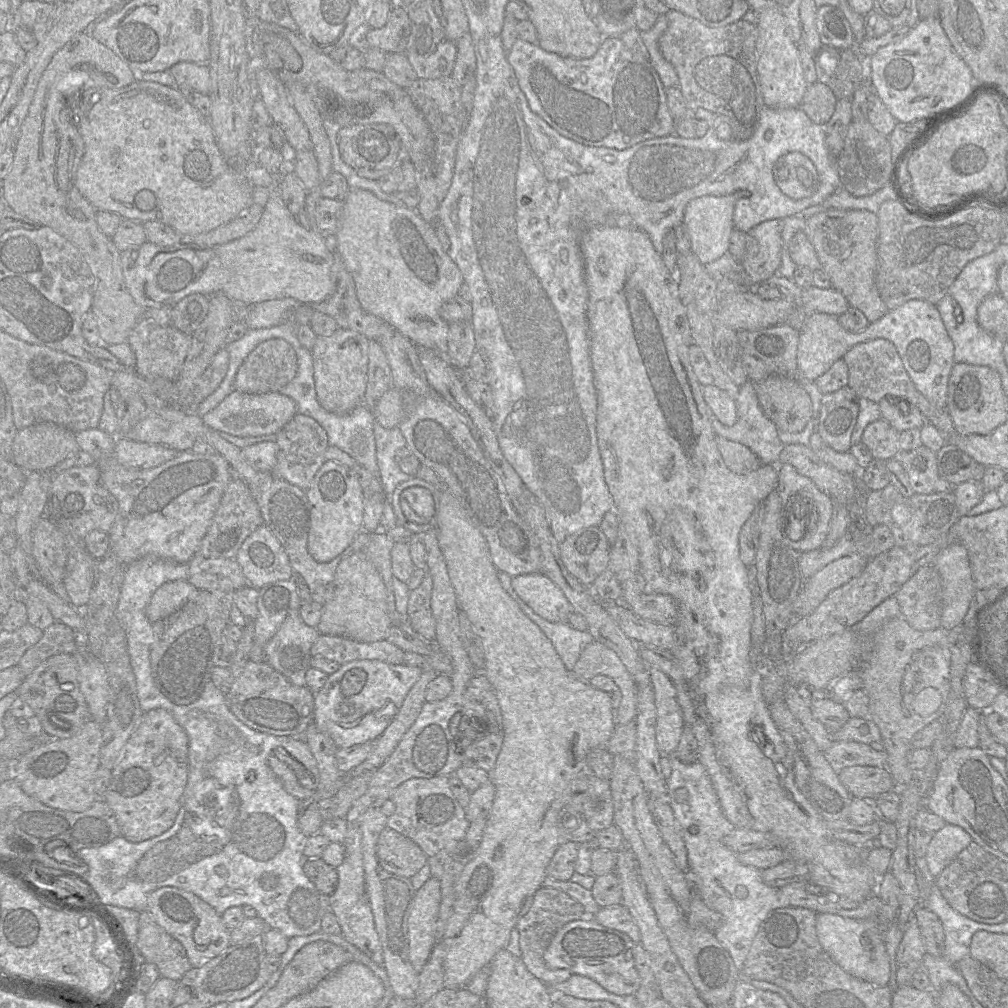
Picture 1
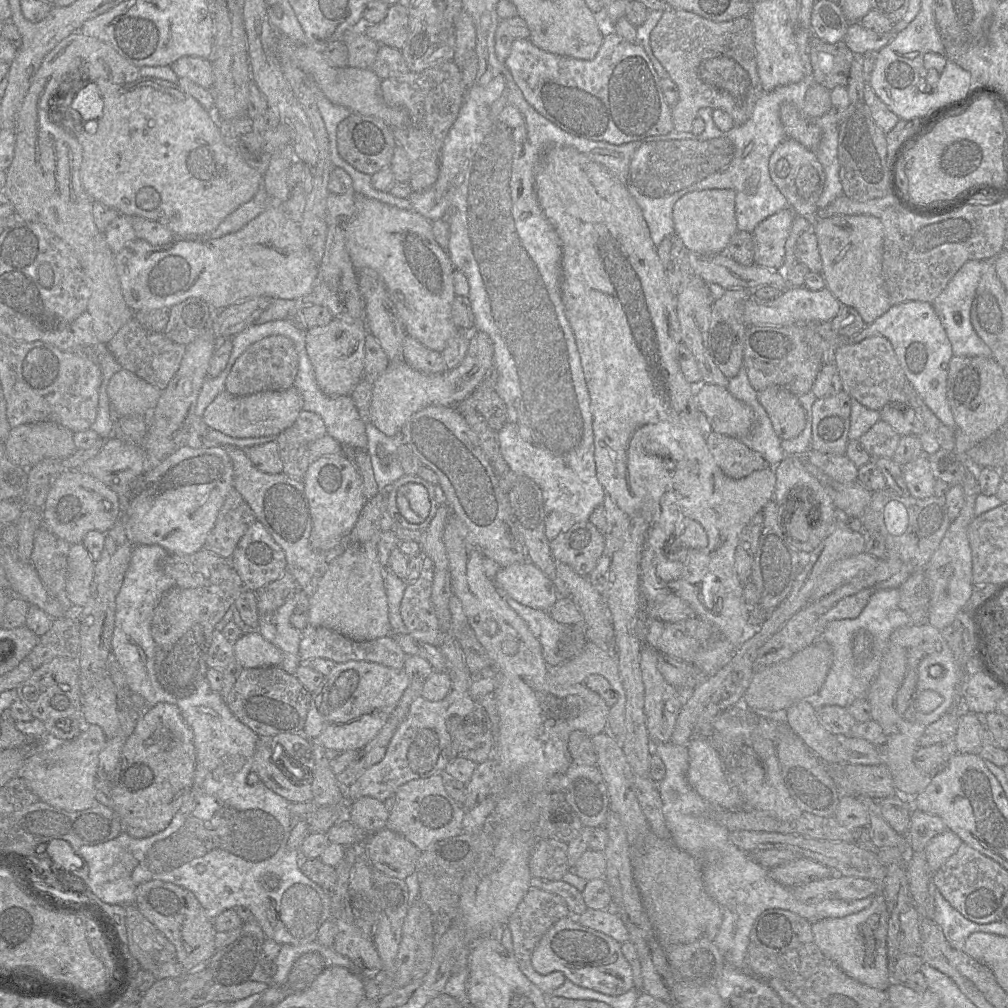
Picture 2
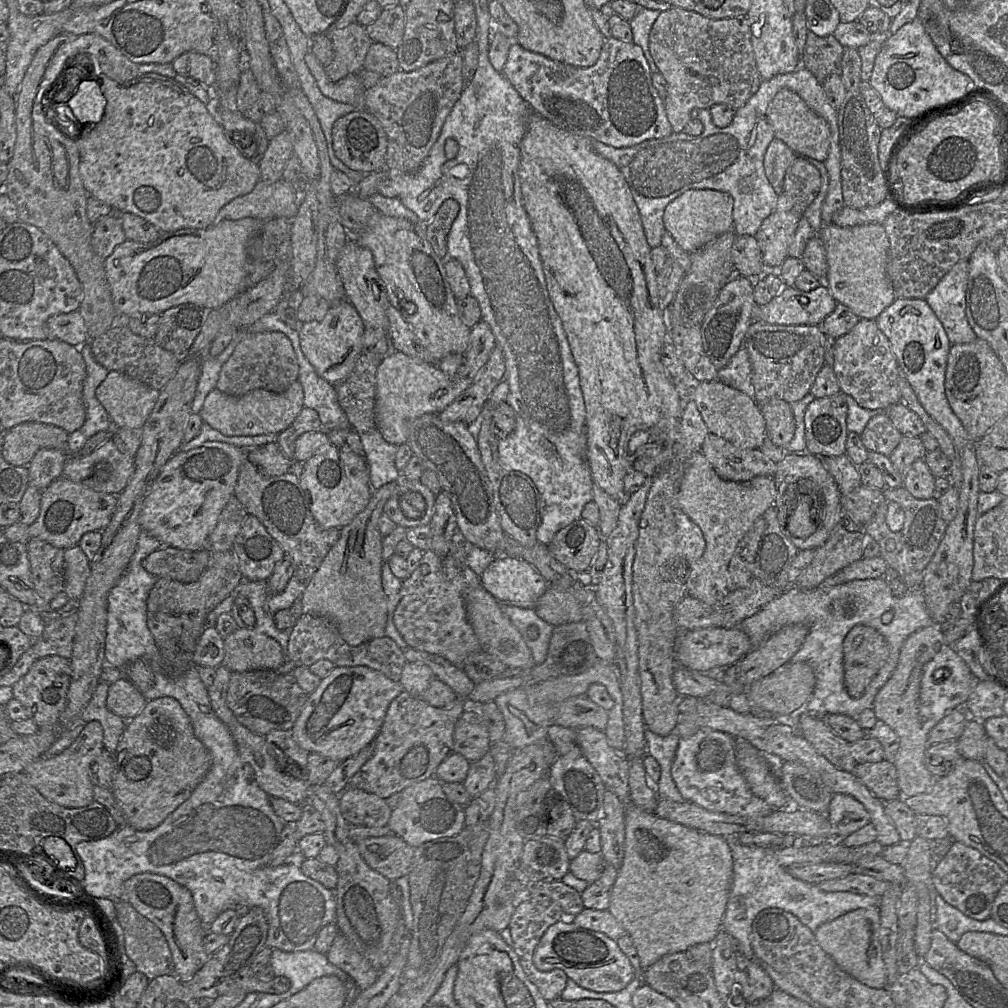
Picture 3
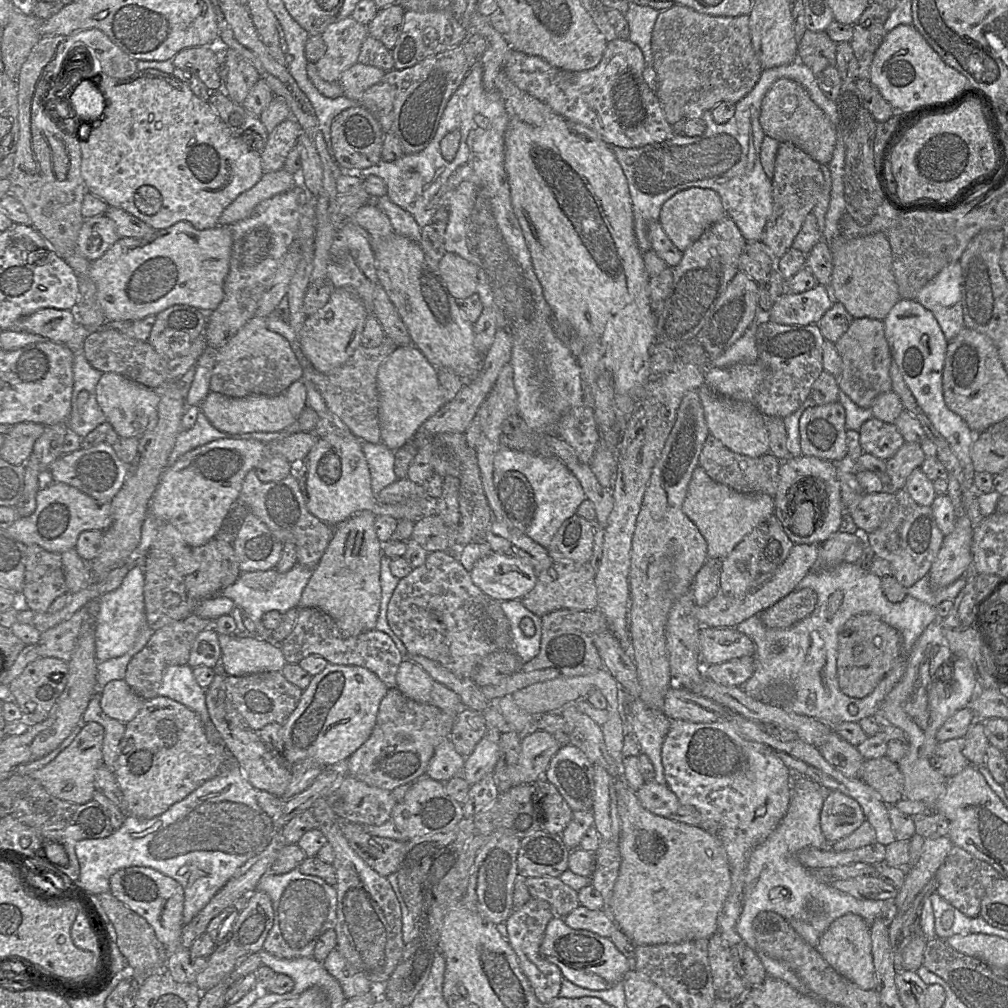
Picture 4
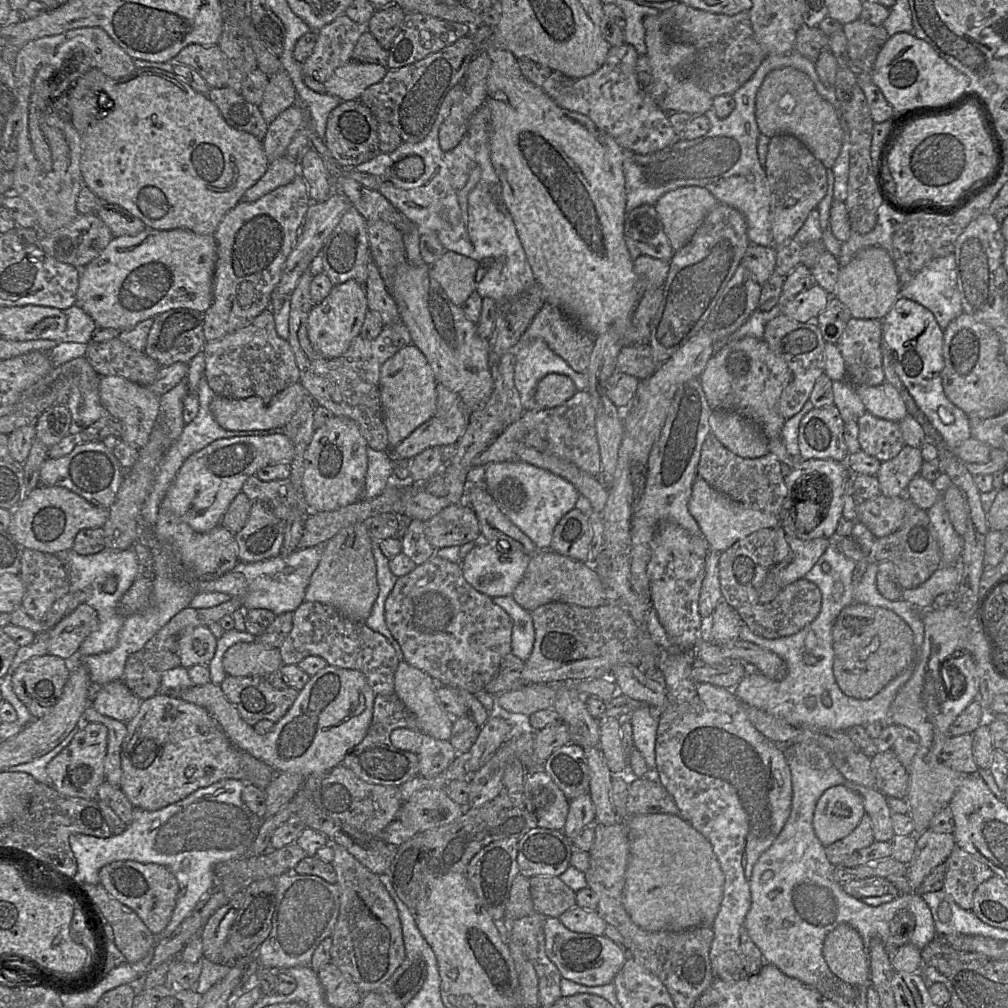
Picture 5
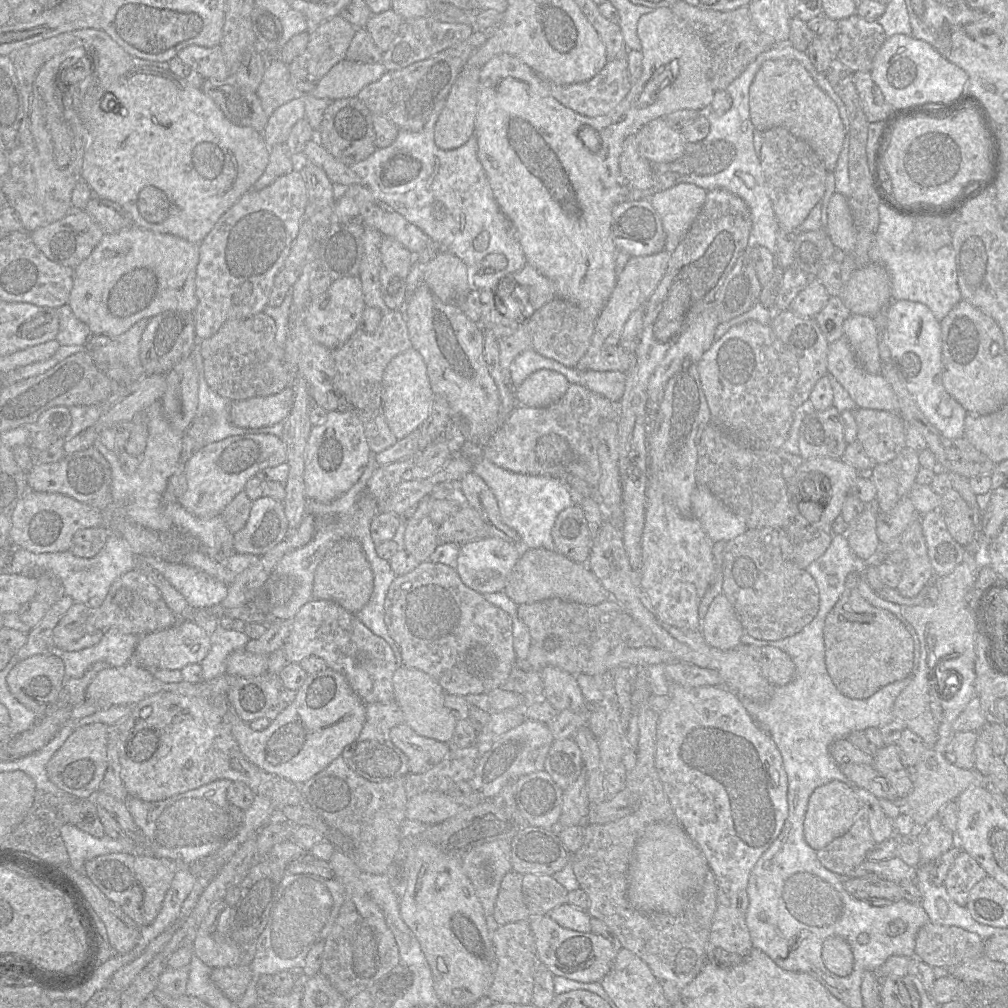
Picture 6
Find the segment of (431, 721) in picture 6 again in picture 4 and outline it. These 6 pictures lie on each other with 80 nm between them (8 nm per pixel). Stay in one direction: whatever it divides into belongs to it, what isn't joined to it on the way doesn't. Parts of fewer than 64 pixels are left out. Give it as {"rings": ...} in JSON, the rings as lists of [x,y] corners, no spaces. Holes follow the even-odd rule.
{"rings":[[[403,660],[396,674],[396,686],[404,696],[418,703],[429,704],[434,681],[417,663]]]}

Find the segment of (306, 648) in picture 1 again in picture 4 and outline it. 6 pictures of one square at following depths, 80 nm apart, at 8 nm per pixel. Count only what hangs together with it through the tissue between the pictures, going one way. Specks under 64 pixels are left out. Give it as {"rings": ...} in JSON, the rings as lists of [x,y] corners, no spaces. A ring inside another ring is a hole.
{"rings":[[[296,563],[291,570],[286,573],[277,572],[276,568],[266,571],[255,571],[241,573],[238,580],[216,595],[231,599],[235,607],[245,612],[255,624],[253,637],[269,642],[270,644],[280,644],[272,639],[270,630],[266,629],[262,623],[262,617],[269,611],[277,611],[282,615],[291,608],[297,607],[315,568],[308,568]]]}

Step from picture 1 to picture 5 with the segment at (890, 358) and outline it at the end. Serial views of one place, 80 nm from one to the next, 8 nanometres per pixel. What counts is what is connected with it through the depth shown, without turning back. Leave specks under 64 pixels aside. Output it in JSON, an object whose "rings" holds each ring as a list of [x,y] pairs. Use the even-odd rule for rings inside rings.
{"rings":[[[851,318],[836,343],[844,360],[847,380],[853,387],[877,386],[886,381],[883,370],[882,320]]]}

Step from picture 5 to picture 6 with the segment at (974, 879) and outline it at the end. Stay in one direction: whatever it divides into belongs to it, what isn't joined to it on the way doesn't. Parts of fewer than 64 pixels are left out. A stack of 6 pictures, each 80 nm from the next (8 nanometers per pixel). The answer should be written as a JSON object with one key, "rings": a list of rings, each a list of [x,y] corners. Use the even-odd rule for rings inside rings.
{"rings":[[[961,851],[944,881],[949,896],[960,906],[966,906],[971,889],[988,875],[966,851]]]}

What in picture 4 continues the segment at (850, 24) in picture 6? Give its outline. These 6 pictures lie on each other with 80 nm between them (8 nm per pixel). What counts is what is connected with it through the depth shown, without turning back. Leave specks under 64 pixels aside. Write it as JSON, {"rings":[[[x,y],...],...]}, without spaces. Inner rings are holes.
{"rings":[[[854,24],[850,45],[858,63],[858,78],[870,78],[871,64],[875,52],[887,35],[883,25],[864,27]]]}

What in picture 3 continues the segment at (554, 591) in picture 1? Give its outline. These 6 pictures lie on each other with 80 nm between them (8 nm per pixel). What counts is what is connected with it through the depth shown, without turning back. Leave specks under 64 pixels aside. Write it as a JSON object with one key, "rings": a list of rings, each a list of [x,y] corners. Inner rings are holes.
{"rings":[[[497,556],[479,576],[480,585],[500,603],[533,608],[550,583],[529,563]]]}

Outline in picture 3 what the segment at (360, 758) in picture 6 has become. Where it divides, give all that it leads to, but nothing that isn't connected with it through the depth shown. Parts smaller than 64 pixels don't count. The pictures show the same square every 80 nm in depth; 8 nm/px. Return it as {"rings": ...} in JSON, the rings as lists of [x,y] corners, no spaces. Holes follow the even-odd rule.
{"rings":[[[403,691],[390,703],[382,727],[371,743],[372,757],[351,778],[347,788],[387,799],[408,786],[435,777],[438,766],[454,751],[454,725],[470,706],[468,700],[457,697],[449,706],[436,708]]]}

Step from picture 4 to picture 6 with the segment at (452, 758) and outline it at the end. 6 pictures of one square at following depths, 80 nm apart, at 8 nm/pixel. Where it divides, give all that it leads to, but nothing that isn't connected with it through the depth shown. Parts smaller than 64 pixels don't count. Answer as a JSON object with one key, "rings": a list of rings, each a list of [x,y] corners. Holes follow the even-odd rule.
{"rings":[[[405,722],[391,728],[390,740],[406,755],[413,774],[424,773],[440,763],[451,748],[449,743],[418,735]]]}

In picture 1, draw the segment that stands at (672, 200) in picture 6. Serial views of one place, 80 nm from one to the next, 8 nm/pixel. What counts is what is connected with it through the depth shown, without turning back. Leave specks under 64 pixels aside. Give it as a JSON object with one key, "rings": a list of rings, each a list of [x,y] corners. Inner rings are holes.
{"rings":[[[737,191],[725,196],[706,195],[691,200],[684,211],[682,224],[689,235],[691,251],[706,265],[728,254],[729,238],[734,227],[733,213],[736,200],[748,197],[748,191]]]}

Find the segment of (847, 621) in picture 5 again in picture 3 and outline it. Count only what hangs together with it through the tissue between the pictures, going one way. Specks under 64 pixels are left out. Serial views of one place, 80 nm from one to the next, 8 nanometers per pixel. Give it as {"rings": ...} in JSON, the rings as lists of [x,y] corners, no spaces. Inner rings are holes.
{"rings":[[[854,626],[843,641],[844,685],[847,693],[853,698],[862,696],[888,656],[889,645],[883,635],[869,626]]]}

